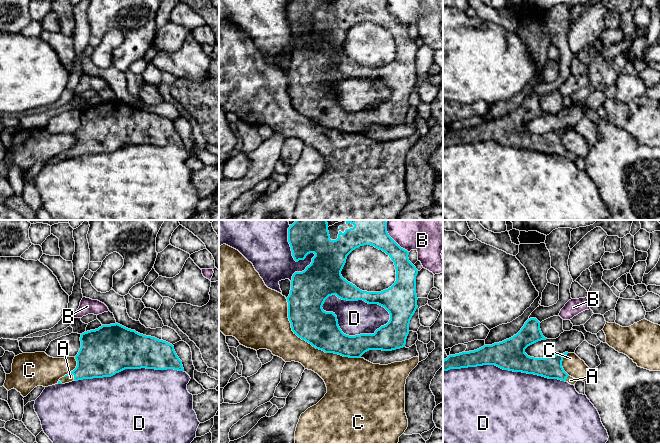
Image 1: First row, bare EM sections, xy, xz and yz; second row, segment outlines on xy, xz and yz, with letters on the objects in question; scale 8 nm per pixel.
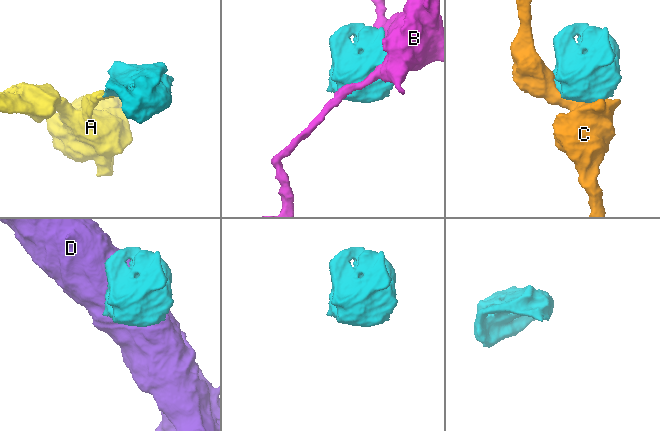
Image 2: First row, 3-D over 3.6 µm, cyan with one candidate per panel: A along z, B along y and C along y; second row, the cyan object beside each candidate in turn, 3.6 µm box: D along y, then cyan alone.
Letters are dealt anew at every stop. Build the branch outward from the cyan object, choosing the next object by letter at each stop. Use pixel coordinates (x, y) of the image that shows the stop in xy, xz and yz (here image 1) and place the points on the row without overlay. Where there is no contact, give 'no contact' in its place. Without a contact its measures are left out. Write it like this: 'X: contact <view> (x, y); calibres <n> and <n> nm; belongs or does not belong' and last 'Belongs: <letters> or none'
A: contact xy (69, 149); calibres 300 and 60 nm; belongs
B: contact xz (392, 15); calibres 180 and 220 nm; does not belong
C: contact xz (310, 119); calibres 300 and 240 nm; does not belong
D: contact xz (357, 76); calibres 190 and 280 nm; does not belong
Belongs: A

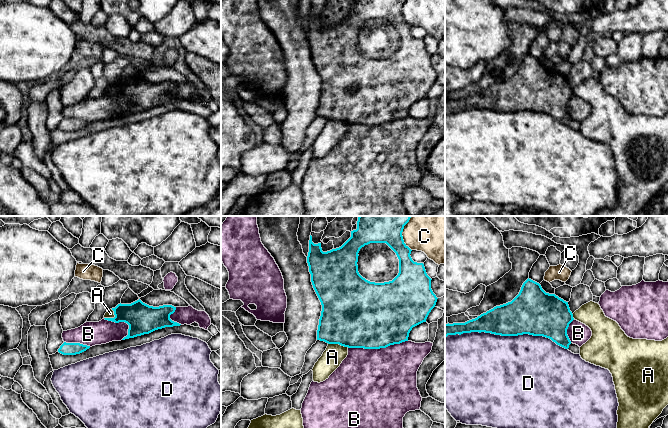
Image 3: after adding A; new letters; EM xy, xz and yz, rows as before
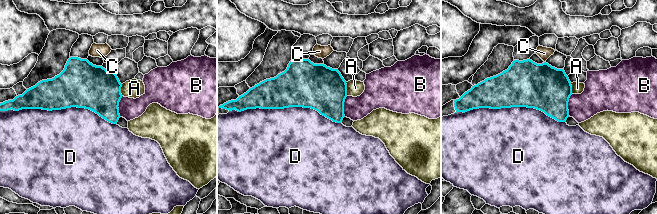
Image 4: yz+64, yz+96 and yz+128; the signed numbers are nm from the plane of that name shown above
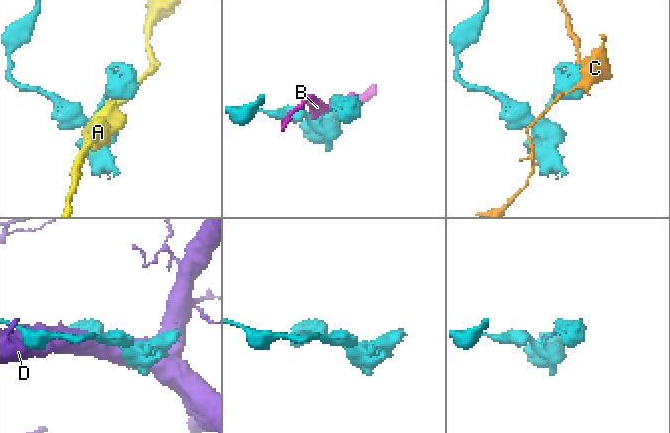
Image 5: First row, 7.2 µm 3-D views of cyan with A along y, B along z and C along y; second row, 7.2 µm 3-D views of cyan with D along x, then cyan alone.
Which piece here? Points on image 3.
A: contact xz (338, 119); calibres 500 and 170 nm; does not belong
B: contact xz (377, 124); calibres 500 and 500 nm; does not belong
C: contact xz (402, 13); calibres 170 and 260 nm; does not belong
D: contact yz (506, 111); calibres 340 and 500 nm; does not belong
Belongs: none

